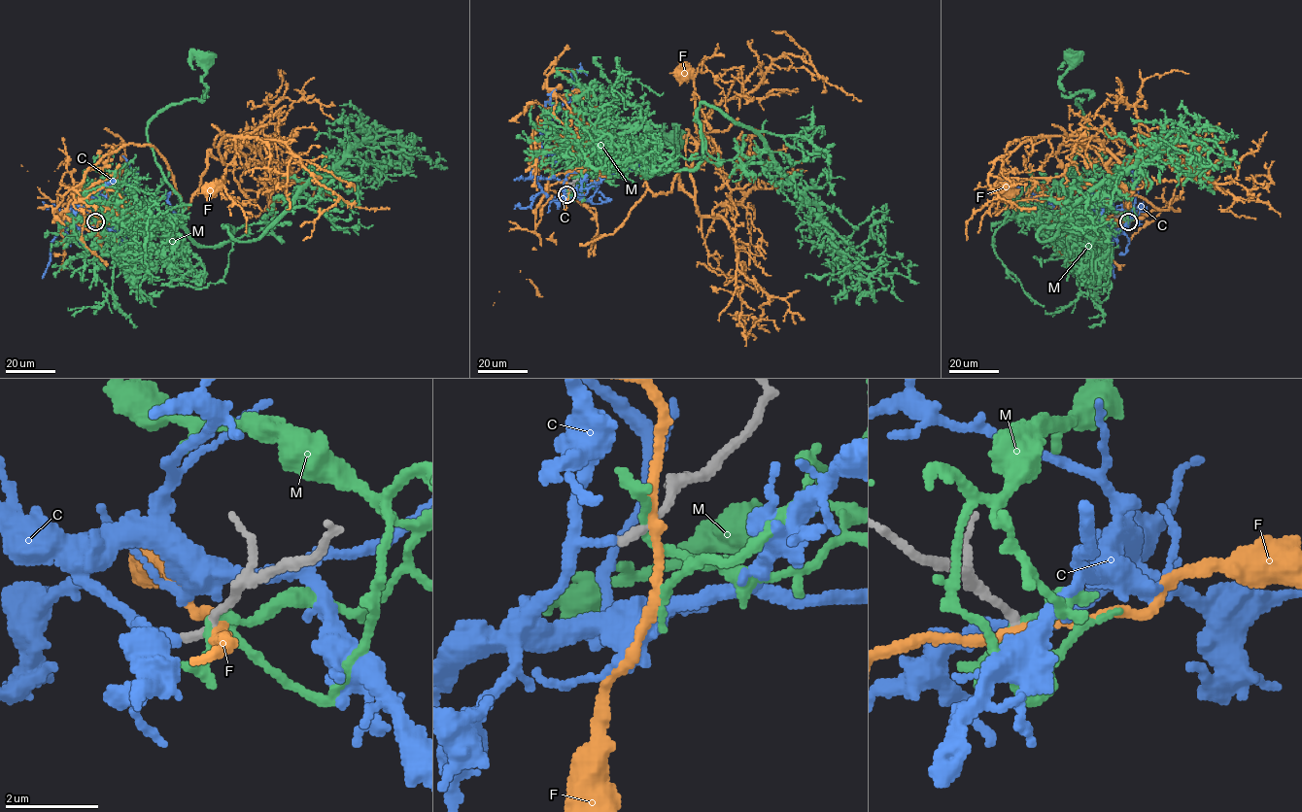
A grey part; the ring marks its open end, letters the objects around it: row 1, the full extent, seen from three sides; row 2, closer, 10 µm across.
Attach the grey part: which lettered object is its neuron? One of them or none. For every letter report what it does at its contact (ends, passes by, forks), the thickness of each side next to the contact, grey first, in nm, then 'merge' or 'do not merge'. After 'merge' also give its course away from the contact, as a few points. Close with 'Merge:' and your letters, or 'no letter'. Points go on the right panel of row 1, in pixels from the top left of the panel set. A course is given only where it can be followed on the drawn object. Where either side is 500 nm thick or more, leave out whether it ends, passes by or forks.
C: it passes by; 180 nm thick on the grey side, 120 nm on the other; do not merge
F: it passes by; 200 nm thick on the grey side, 200 nm on the other; do not merge
M: it passes by; 220 nm thick on the grey side, 150 nm on the other; do not merge
Merge: no letter

